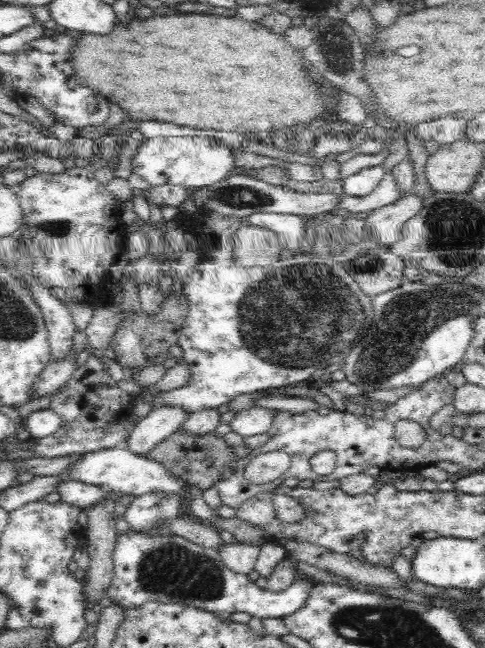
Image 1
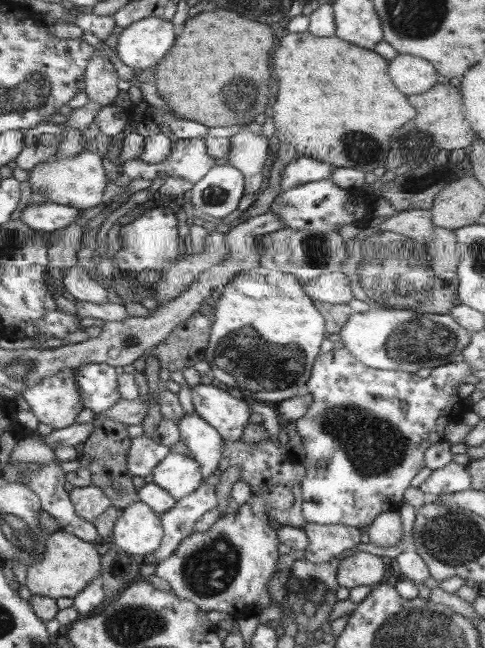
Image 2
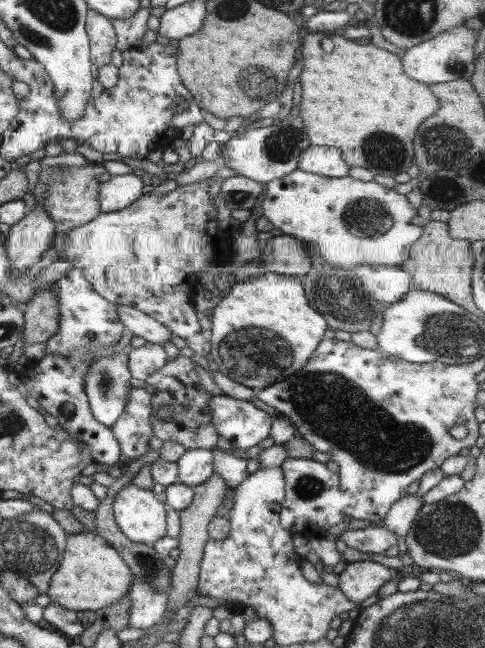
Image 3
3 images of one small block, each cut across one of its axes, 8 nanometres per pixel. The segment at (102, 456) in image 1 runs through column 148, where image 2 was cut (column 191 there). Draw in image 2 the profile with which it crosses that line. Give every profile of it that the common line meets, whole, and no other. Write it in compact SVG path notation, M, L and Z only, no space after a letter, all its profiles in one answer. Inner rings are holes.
M168 453L151 472L153 483L178 502L183 496L195 492L202 483L201 471L193 458Z

